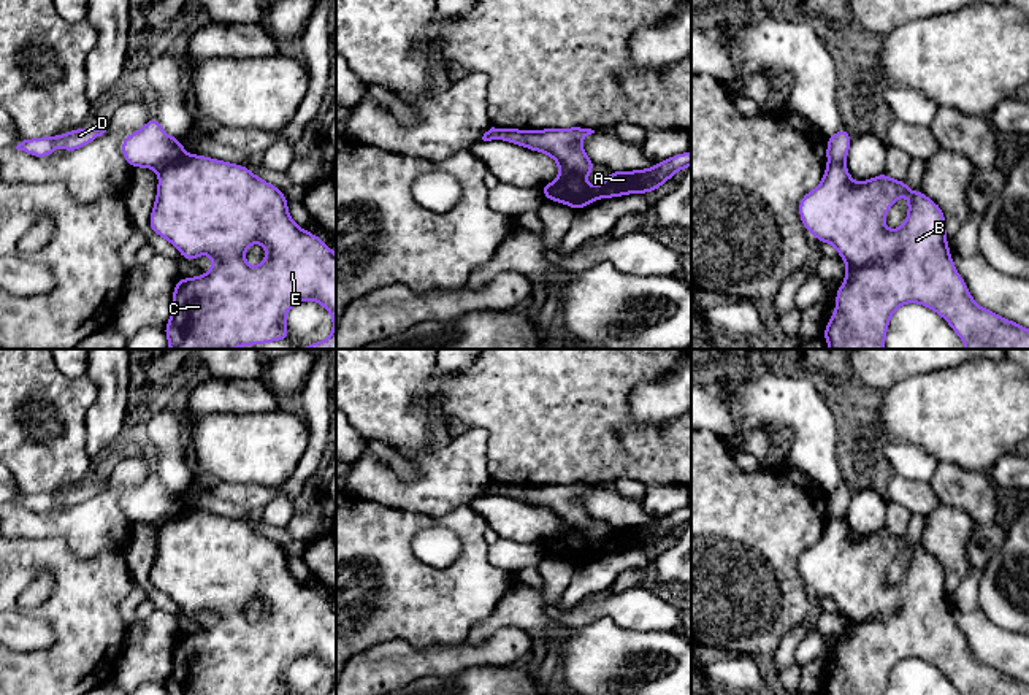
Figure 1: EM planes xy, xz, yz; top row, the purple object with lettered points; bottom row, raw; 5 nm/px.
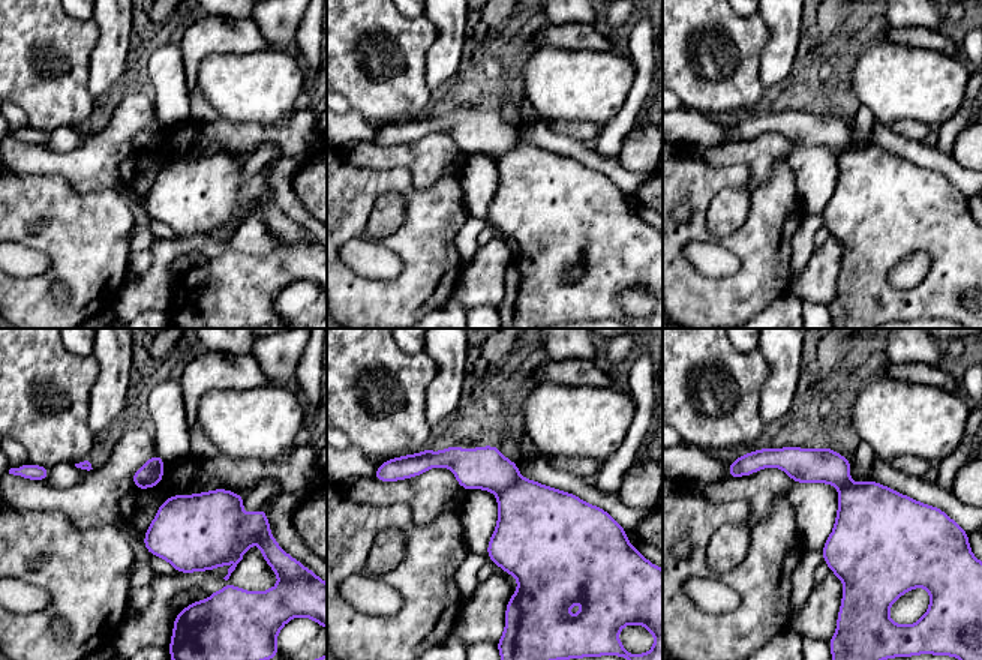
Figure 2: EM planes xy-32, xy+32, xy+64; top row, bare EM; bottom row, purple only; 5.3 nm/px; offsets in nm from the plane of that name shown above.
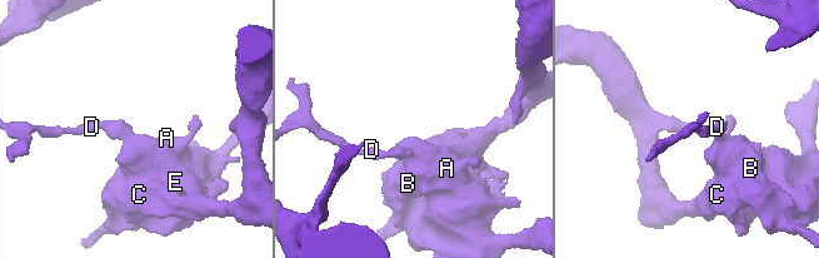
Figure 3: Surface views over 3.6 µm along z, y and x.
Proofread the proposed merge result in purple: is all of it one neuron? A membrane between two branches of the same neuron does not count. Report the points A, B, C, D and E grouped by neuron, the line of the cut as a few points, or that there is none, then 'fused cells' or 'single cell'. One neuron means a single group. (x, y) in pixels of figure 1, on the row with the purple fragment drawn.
A B C E / D; cut in xy along (183, 154), (159, 172); fused cells

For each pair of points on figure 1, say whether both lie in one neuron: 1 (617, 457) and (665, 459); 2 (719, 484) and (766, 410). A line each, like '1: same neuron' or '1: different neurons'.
1: same neuron
2: different neurons

